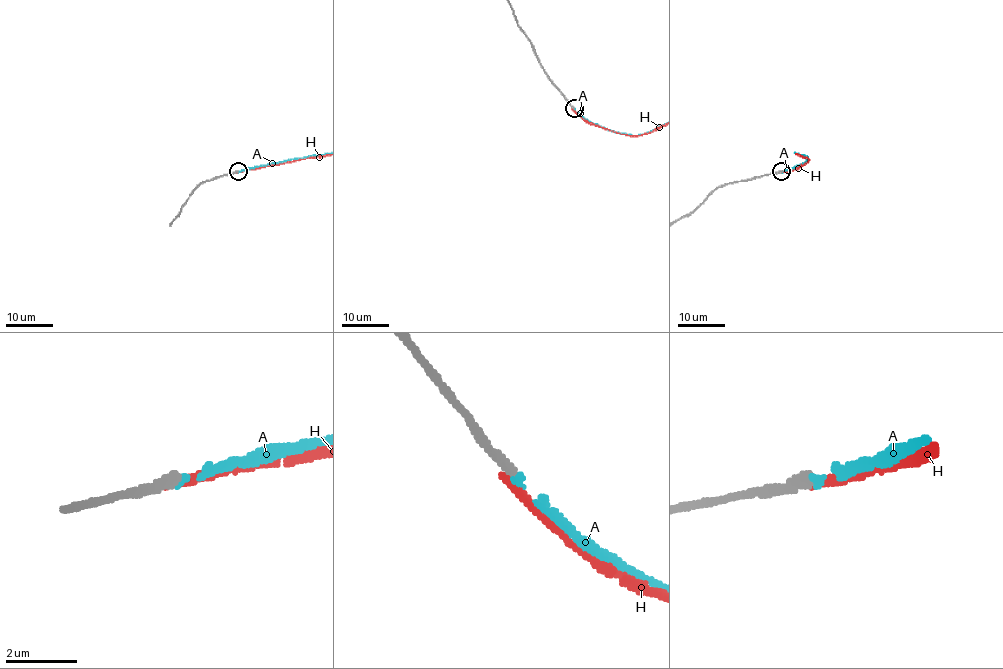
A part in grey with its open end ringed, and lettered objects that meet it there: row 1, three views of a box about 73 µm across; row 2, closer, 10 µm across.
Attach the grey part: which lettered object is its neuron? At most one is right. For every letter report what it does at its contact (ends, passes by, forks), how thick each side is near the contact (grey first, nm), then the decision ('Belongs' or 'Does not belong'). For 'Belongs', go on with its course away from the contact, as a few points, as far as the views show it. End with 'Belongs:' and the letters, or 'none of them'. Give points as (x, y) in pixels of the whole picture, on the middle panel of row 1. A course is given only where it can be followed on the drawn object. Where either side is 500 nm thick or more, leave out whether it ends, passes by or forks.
A: It ends there. Thickness 320 nm (grey) against 150 nm. Belongs
H: It ends there. Thickness 320 nm (grey) against 200 nm. Does not belong
Belongs: A

